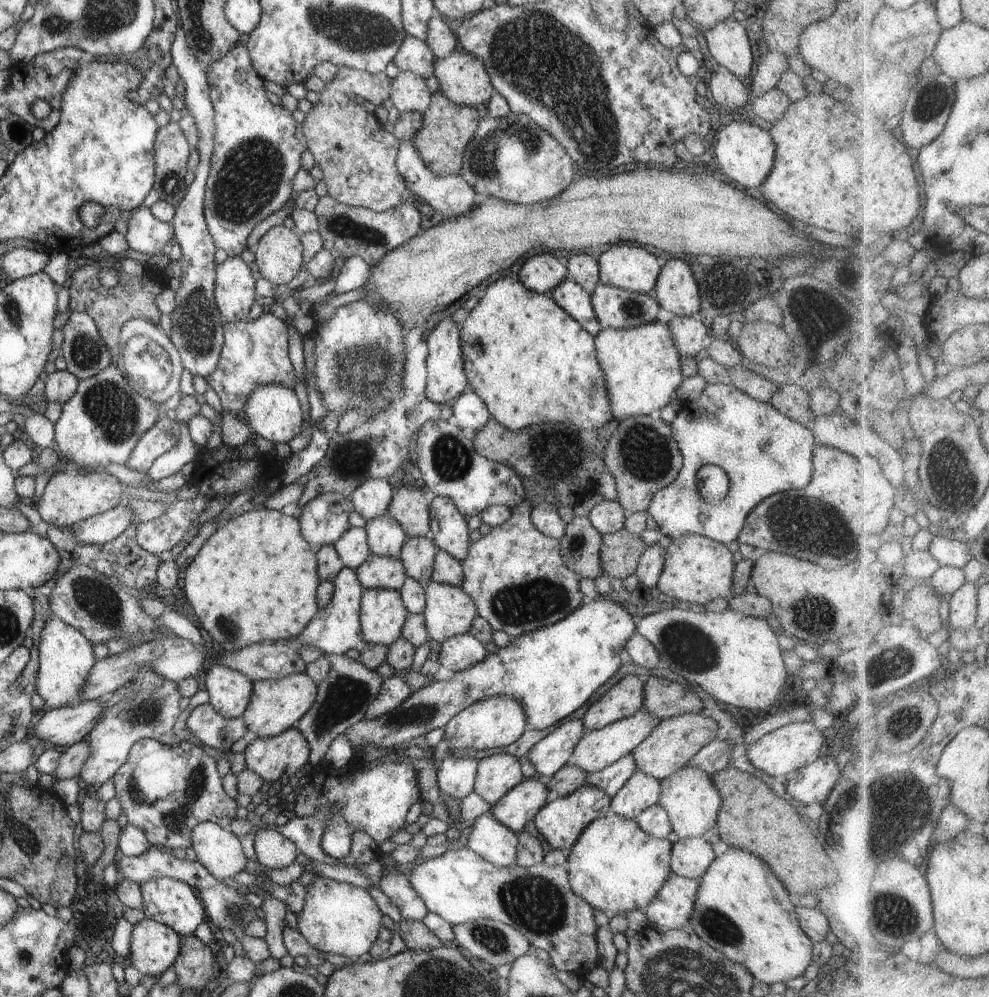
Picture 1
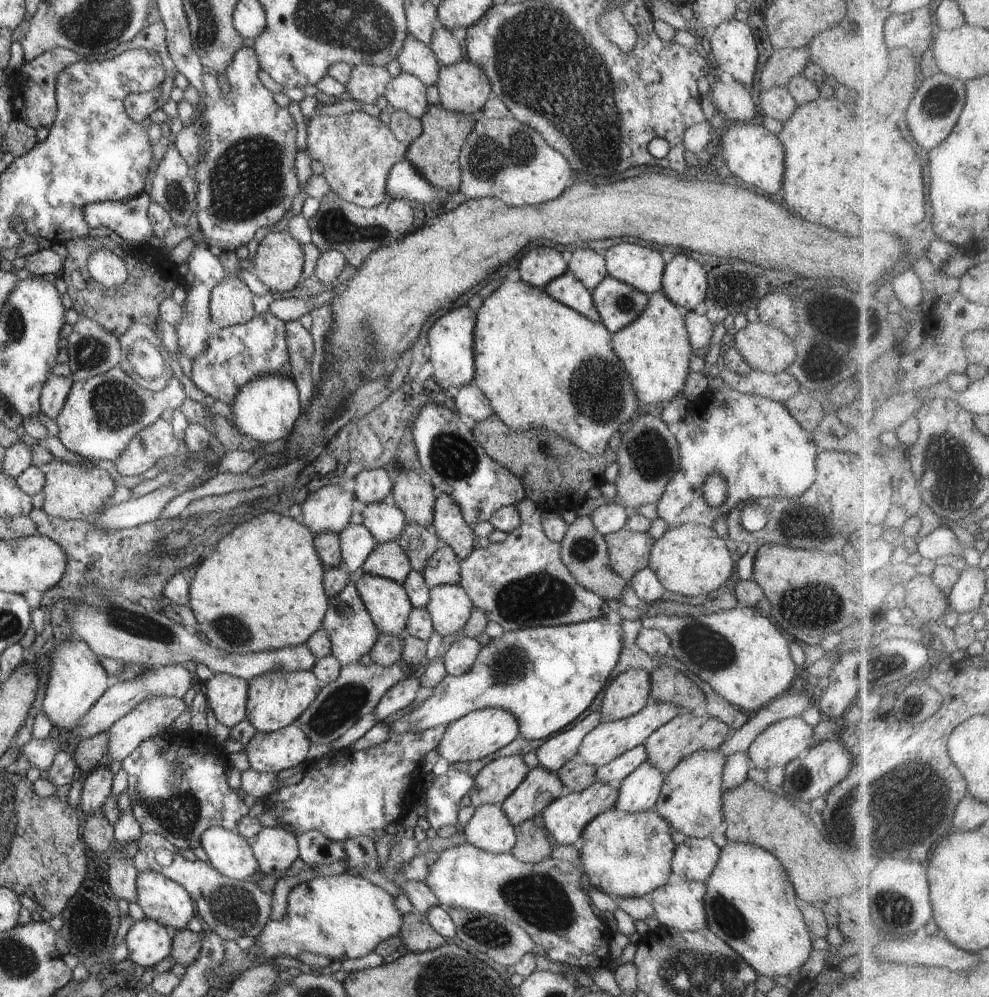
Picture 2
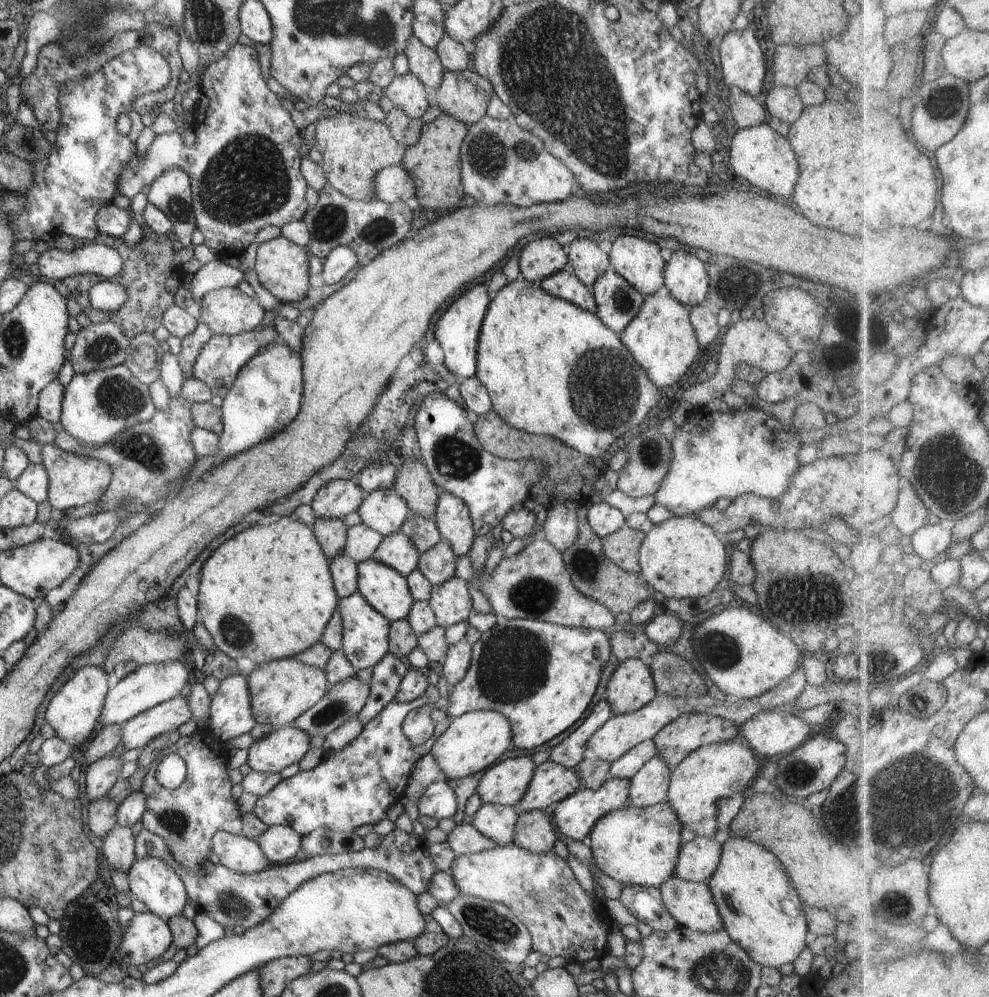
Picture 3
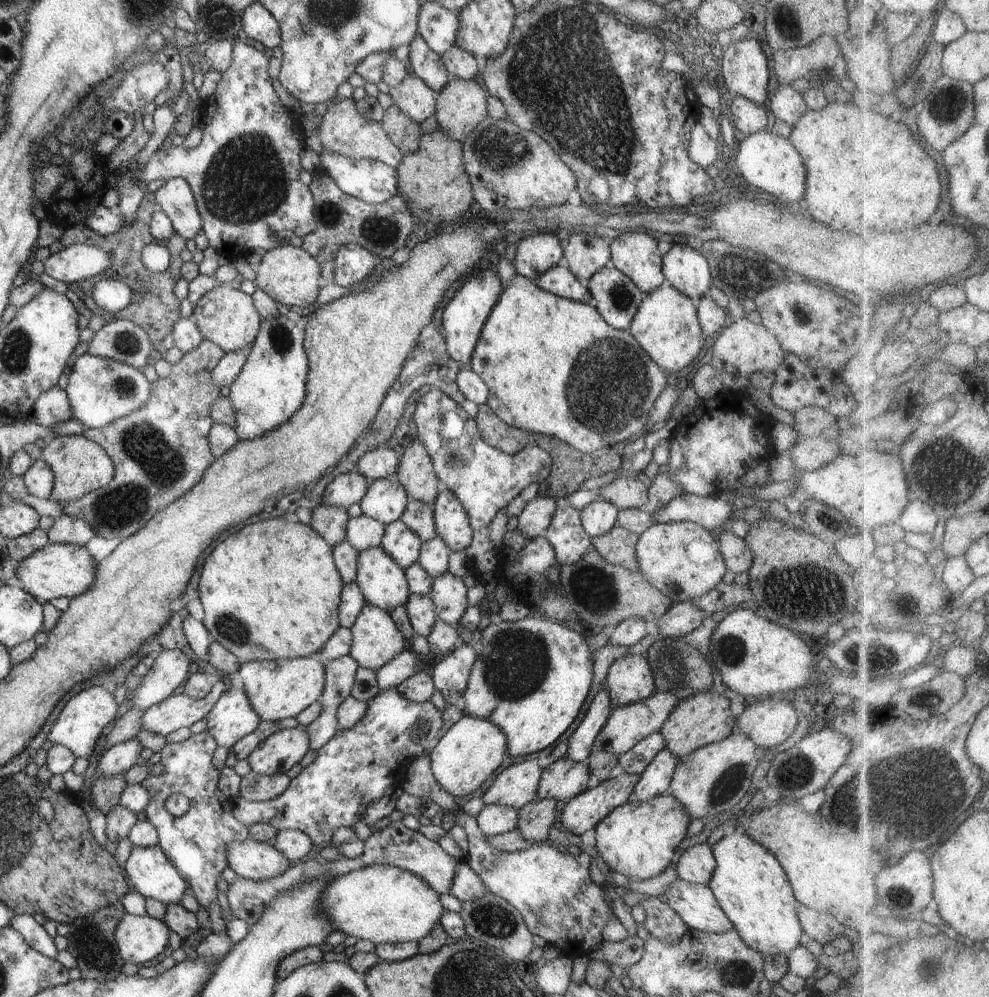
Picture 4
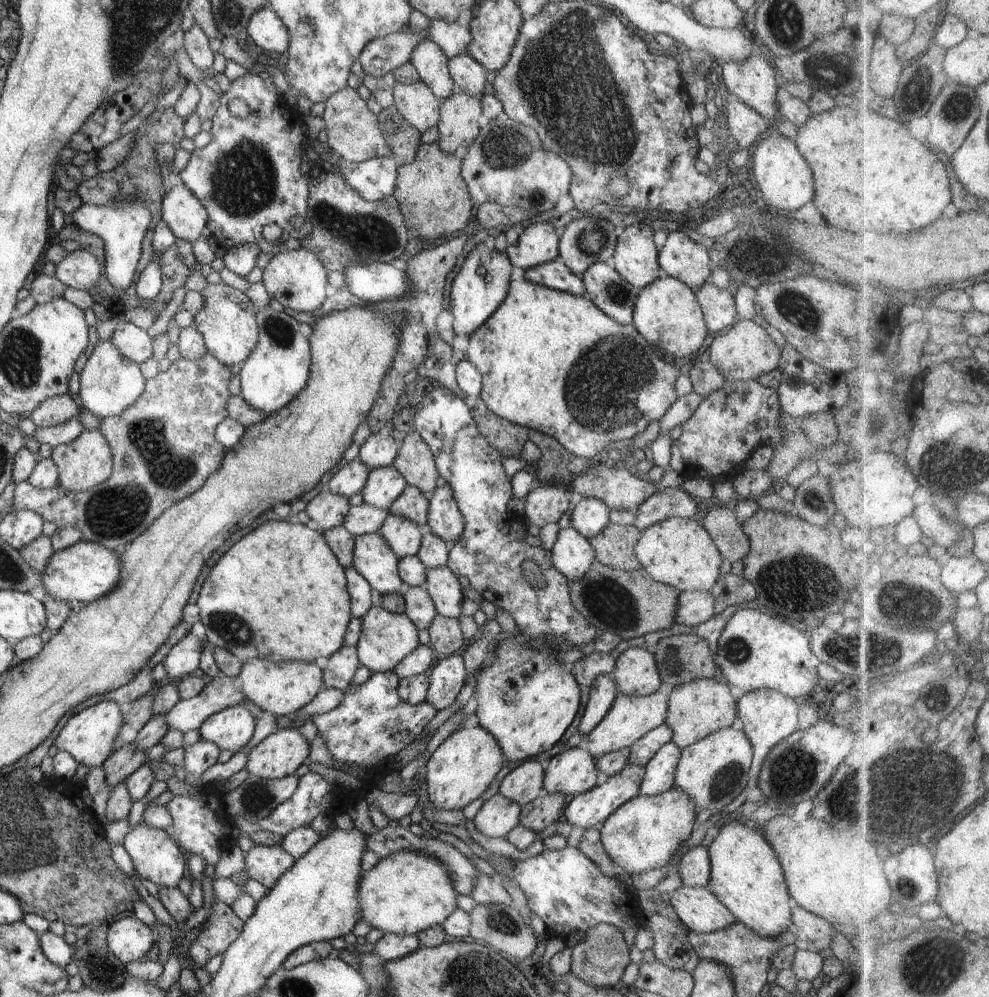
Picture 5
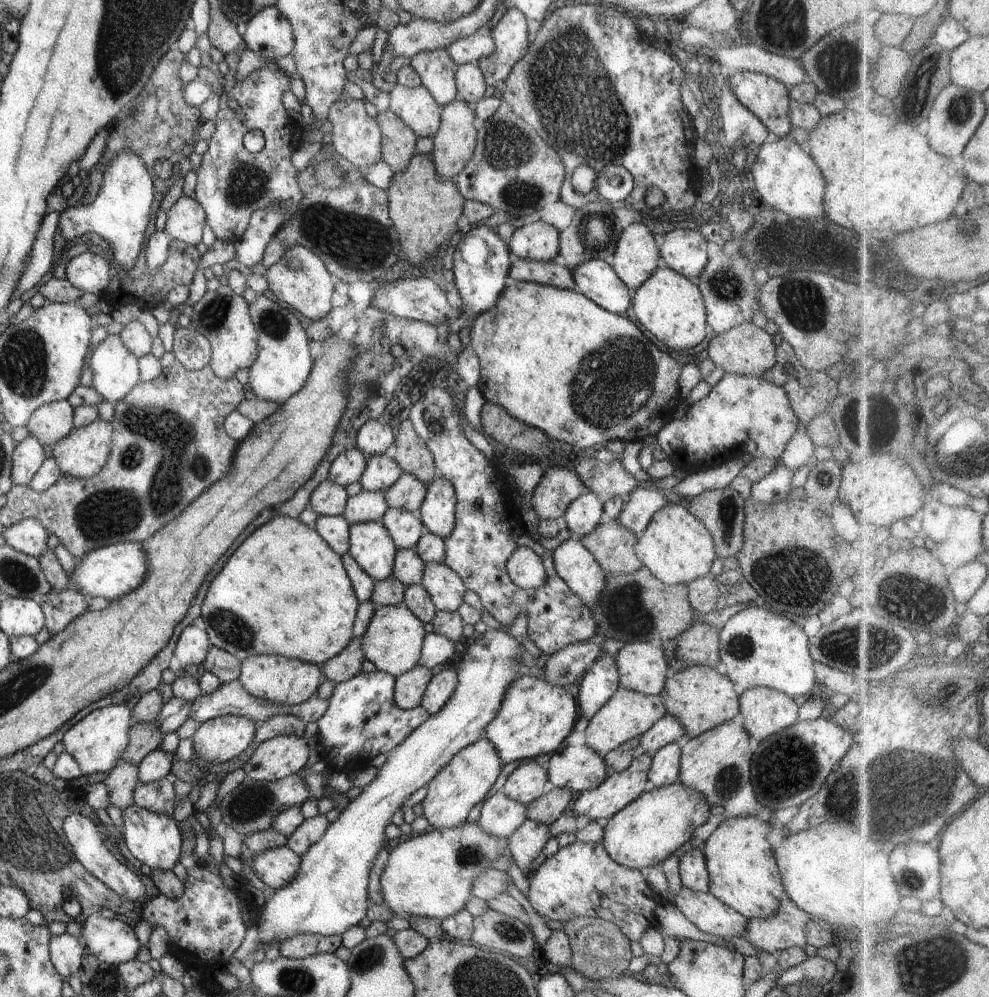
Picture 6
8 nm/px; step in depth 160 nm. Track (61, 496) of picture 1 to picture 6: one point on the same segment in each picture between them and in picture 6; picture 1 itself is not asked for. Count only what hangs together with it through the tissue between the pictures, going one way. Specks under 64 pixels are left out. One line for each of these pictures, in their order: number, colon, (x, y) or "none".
2: (71, 492)
3: (74, 480)
4: (80, 465)
5: (87, 461)
6: (82, 453)

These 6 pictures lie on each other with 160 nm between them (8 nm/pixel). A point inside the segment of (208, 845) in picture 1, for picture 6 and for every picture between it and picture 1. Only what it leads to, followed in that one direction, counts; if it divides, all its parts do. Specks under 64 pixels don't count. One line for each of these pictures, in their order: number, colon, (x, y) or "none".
2: (231, 854)
3: (238, 853)
4: (255, 860)
5: (266, 864)
6: (277, 867)

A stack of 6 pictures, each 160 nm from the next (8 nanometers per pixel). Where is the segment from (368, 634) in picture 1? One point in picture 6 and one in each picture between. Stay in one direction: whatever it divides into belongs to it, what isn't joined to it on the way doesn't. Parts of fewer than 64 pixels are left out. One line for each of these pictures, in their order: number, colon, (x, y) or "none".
2: (386, 600)
3: (383, 587)
4: (382, 580)
5: (374, 558)
6: (371, 546)

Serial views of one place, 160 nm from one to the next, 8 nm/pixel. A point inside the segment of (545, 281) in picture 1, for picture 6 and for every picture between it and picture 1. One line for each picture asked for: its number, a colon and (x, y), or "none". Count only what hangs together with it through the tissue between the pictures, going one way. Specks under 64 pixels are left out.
2: (542, 264)
3: (538, 259)
4: (536, 254)
5: (538, 243)
6: (539, 240)

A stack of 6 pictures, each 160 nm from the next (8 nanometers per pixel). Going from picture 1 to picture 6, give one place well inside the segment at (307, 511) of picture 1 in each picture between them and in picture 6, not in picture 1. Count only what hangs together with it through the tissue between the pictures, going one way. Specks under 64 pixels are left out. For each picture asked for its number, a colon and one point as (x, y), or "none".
2: (329, 508)
3: (337, 498)
4: (348, 488)
5: (351, 479)
6: (348, 467)

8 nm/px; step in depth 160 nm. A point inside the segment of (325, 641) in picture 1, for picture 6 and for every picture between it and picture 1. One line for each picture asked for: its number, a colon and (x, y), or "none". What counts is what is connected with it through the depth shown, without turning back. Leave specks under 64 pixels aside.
2: (351, 629)
3: (365, 642)
4: (377, 639)
5: (386, 638)
6: (392, 642)

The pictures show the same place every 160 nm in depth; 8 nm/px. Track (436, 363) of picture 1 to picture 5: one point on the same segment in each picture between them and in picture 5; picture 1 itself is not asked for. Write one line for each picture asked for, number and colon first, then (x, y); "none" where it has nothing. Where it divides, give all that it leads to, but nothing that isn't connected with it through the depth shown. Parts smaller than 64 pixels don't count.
2: (451, 338)
3: (457, 330)
4: (464, 316)
5: (482, 284)

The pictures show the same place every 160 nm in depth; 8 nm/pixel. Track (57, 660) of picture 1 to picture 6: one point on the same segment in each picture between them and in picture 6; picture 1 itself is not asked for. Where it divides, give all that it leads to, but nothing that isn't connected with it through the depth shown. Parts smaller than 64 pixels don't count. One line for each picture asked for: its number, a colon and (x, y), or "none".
2: (77, 679)
3: (74, 712)
4: (79, 726)
5: (88, 736)
6: (97, 742)

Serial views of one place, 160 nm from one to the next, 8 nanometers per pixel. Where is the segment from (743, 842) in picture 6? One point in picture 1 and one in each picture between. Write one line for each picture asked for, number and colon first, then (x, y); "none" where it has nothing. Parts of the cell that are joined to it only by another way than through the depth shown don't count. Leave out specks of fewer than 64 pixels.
1: (742, 908)
2: (750, 901)
3: (762, 912)
4: (750, 885)
5: (746, 876)

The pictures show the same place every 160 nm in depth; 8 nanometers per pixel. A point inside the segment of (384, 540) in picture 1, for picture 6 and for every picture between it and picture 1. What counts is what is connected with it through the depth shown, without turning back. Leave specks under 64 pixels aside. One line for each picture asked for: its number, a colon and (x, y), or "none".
2: (386, 522)
3: (384, 510)
4: (385, 500)
5: (384, 484)
6: (381, 471)

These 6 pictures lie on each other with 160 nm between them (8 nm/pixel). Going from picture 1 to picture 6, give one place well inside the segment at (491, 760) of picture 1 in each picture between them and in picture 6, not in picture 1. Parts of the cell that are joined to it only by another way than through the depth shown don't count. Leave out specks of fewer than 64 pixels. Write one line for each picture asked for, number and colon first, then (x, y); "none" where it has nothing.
2: (494, 782)
3: (505, 783)
4: (516, 786)
5: (523, 784)
6: (528, 781)

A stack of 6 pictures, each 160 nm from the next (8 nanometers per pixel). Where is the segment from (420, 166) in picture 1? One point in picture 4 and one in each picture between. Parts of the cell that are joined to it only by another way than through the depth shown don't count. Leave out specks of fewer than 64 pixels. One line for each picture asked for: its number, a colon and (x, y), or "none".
2: (404, 181)
3: (392, 183)
4: (372, 181)

